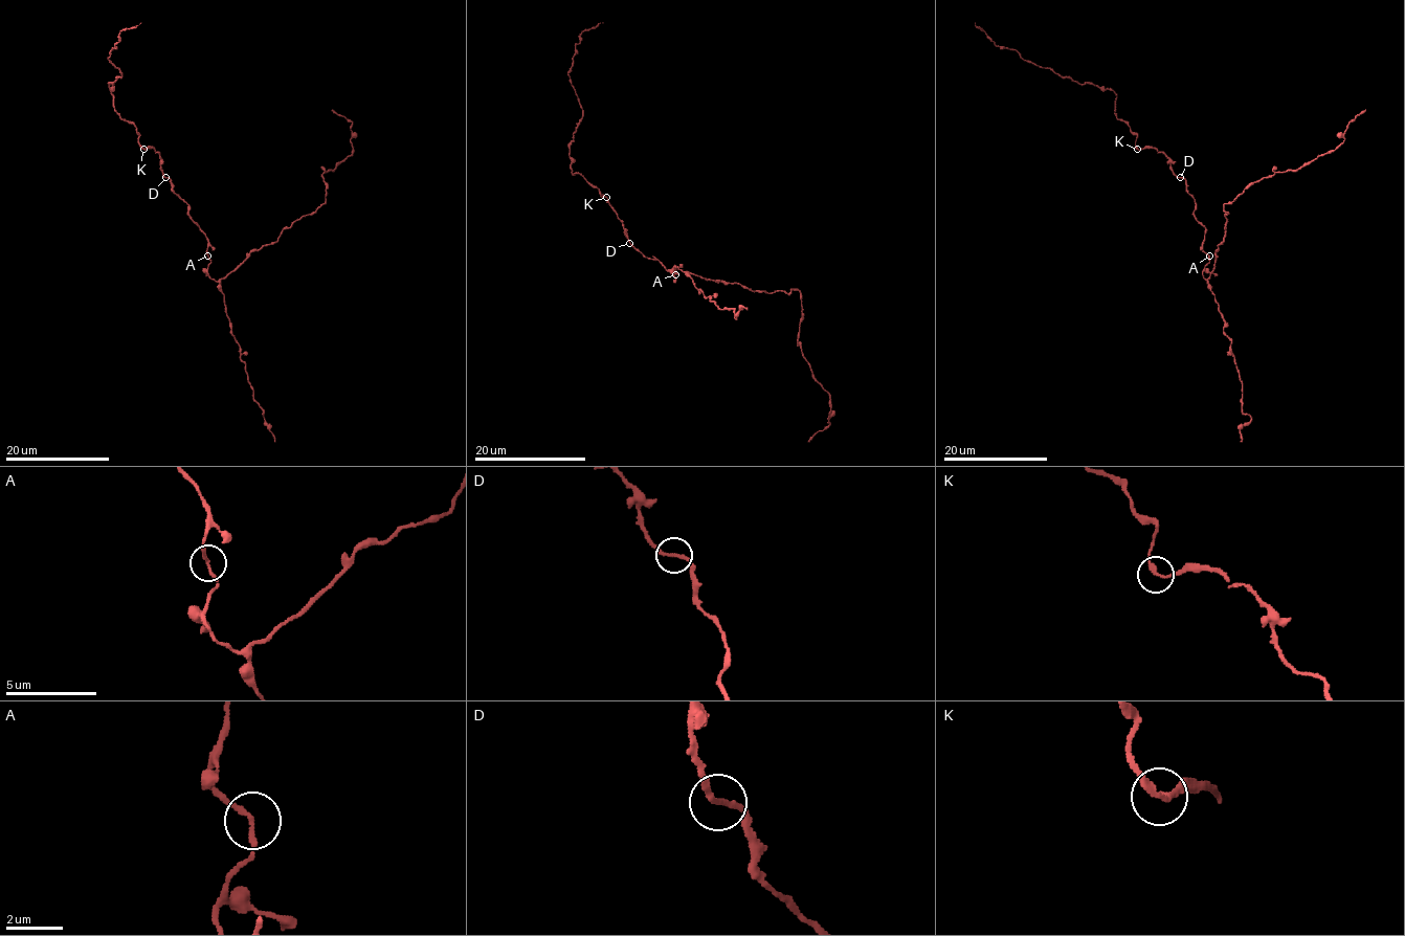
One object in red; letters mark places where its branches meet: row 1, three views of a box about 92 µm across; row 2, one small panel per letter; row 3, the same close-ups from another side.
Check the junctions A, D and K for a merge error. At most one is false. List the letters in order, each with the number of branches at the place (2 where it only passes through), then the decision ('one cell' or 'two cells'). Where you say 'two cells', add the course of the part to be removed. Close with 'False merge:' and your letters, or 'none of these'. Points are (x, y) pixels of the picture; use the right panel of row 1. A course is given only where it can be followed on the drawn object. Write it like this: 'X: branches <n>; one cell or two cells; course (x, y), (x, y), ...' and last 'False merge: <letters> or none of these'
A: branches 2; one cell
D: branches 2; one cell
K: branches 2; one cell
False merge: none of these

